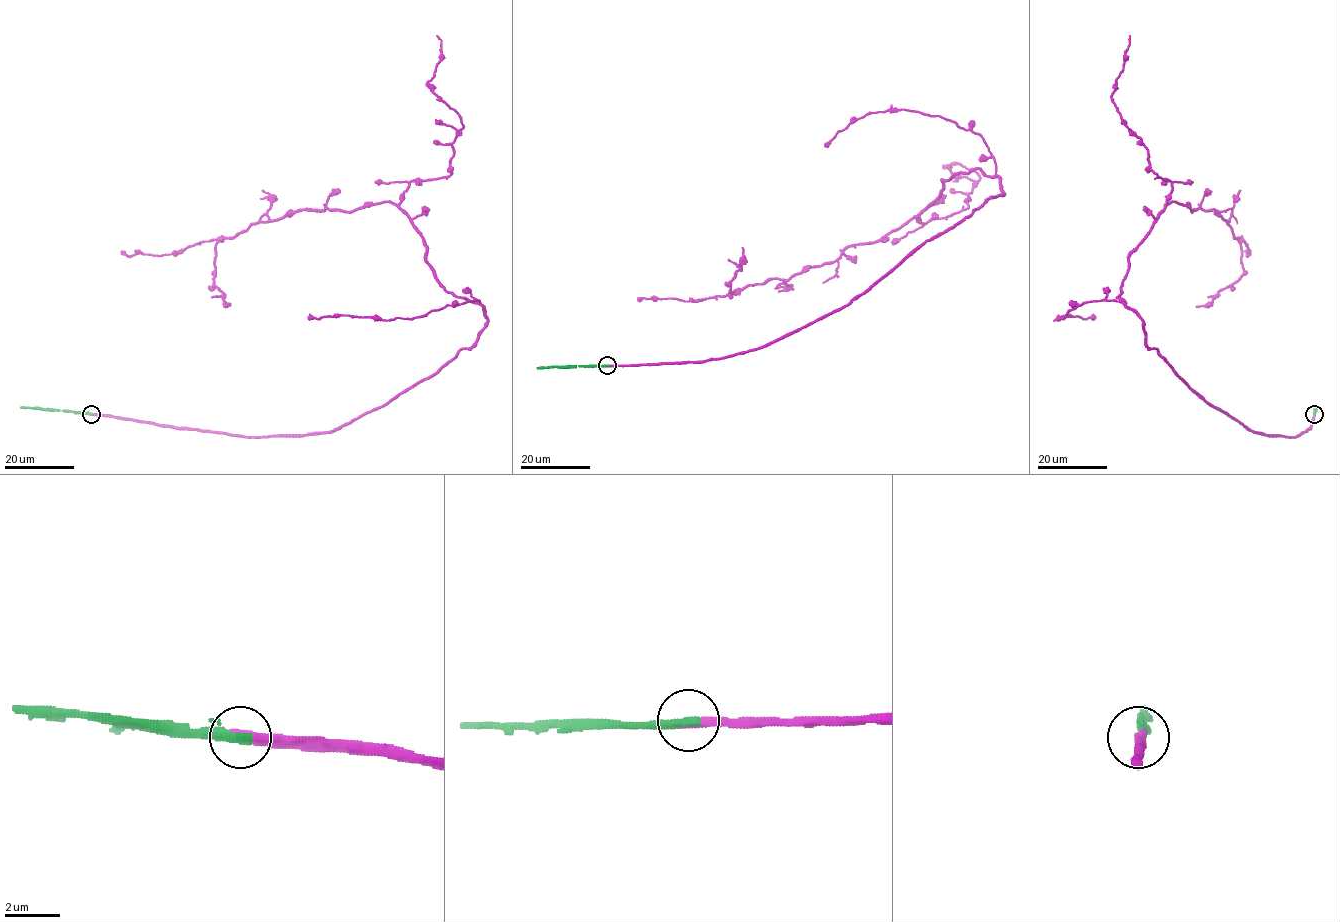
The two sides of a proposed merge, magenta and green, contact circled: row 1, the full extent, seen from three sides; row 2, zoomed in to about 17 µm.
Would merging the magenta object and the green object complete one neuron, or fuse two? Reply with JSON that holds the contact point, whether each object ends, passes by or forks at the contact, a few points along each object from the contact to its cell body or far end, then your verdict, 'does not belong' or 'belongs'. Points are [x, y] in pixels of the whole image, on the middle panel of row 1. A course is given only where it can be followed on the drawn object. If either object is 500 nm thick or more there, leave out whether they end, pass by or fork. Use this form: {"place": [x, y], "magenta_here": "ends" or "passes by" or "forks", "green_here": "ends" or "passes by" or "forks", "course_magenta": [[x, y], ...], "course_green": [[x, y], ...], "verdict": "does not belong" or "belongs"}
{"place": [607, 365], "magenta_here": "ends", "green_here": "ends", "course_magenta": [[607, 365], [764, 347], [868, 291], [1002, 195], [1000, 179], [942, 179], [906, 222], [787, 279], [637, 299]], "course_green": [[607, 365], [537, 367]], "verdict": "belongs"}

